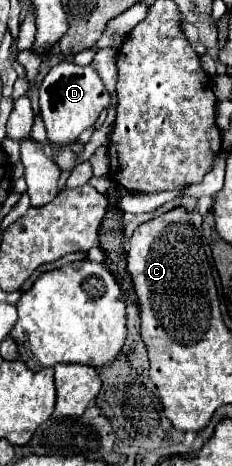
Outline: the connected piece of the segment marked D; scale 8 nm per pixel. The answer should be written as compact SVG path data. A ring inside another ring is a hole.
M61 61L43 79L39 87L39 103L49 141L57 147L65 147L91 127L105 107L109 107L109 93L91 65L81 67L71 61Z

